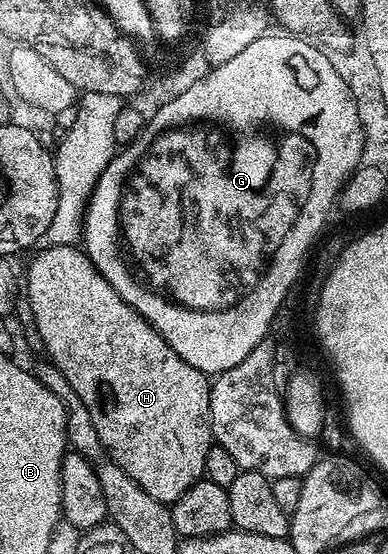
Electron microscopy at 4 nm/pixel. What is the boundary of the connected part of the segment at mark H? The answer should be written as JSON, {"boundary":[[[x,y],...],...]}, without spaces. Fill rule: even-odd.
{"boundary":[[[50,245],[41,250],[41,253],[28,265],[26,301],[28,297],[28,309],[32,312],[36,333],[40,336],[45,351],[48,352],[47,360],[56,365],[58,371],[62,371],[62,375],[66,375],[66,383],[74,387],[74,395],[78,395],[78,399],[86,403],[86,411],[90,411],[90,419],[94,419],[94,431],[98,431],[98,439],[102,439],[104,452],[118,463],[118,467],[122,467],[122,471],[126,471],[126,475],[130,475],[130,479],[134,479],[134,483],[142,487],[142,491],[146,491],[146,495],[150,495],[150,499],[158,499],[163,505],[171,506],[172,502],[180,498],[194,482],[204,477],[206,451],[210,451],[214,443],[210,419],[212,387],[209,374],[190,367],[190,363],[186,363],[186,359],[182,359],[182,355],[178,355],[178,351],[174,351],[174,347],[166,343],[166,339],[153,327],[152,322],[138,315],[134,307],[127,305],[118,295],[118,291],[114,291],[114,287],[110,287],[110,283],[94,267],[94,263],[83,248],[76,245]]]}

